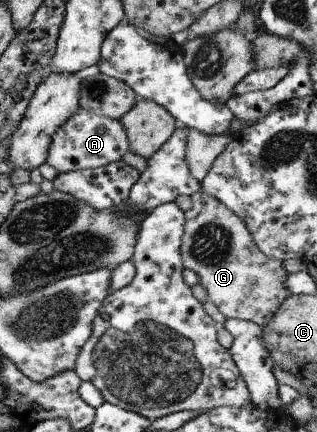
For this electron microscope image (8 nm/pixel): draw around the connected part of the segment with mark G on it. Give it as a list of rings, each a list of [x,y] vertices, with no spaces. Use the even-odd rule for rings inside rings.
[[[201,191],[192,193],[190,197],[191,208],[184,212],[183,235],[180,239],[180,259],[183,268],[191,269],[197,275],[199,285],[207,293],[207,301],[215,305],[225,318],[237,318],[265,327],[275,315],[275,310],[279,309],[279,305],[289,295],[285,287],[287,273],[283,269],[283,262],[263,255],[253,243],[243,221],[220,201]]]

